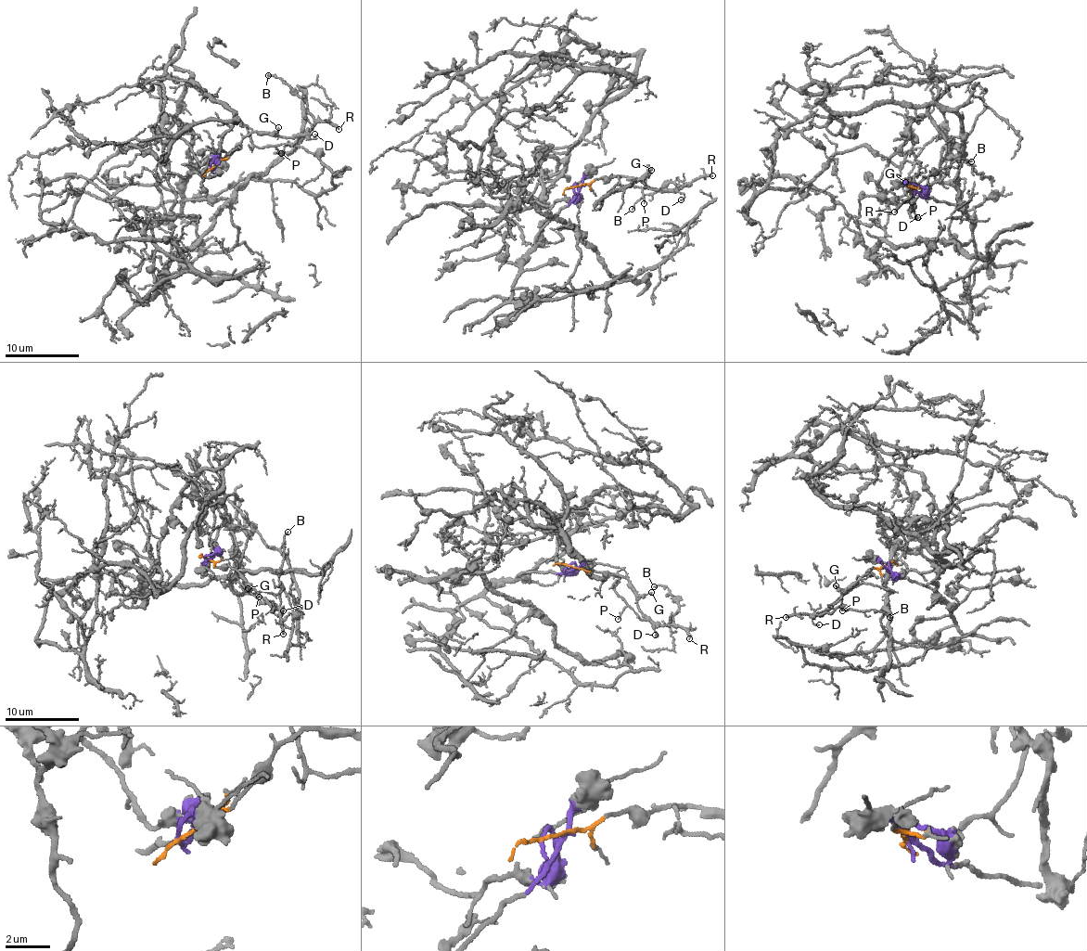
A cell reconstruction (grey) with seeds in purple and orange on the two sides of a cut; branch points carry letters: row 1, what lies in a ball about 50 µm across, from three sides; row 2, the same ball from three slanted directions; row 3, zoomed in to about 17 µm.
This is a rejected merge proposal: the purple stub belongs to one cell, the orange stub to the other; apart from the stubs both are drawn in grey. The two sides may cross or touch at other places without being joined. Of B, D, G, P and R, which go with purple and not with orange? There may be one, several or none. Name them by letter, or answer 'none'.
none

